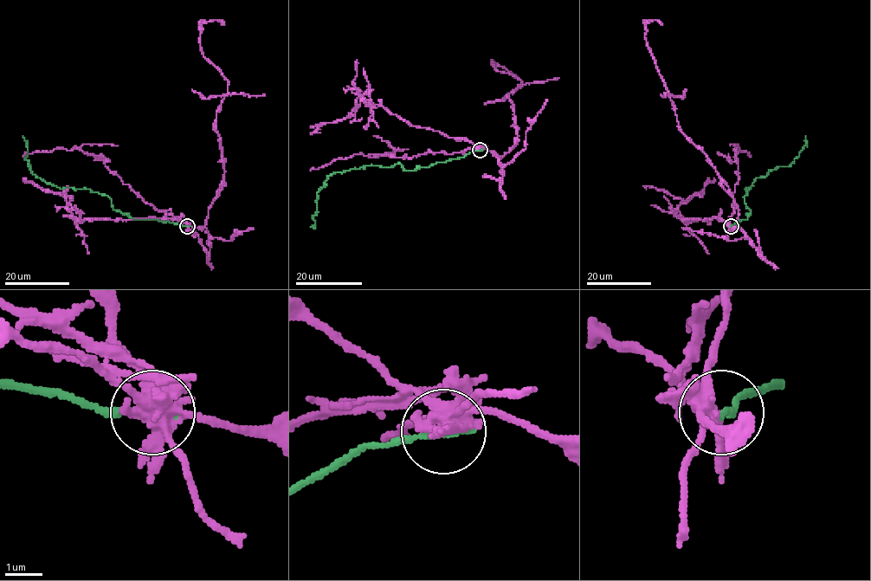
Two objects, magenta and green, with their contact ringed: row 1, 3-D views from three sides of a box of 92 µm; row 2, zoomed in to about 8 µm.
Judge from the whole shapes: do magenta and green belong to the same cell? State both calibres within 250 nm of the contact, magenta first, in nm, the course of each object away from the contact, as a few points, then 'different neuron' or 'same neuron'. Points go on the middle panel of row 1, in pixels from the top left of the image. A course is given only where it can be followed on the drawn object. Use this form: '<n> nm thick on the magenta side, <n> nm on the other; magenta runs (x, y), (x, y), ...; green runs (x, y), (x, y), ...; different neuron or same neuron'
380 nm thick on the magenta side, 200 nm on the other; magenta runs (480, 150), (500, 158), (518, 135), (507, 96), (521, 81), (499, 72), (492, 60), (518, 79); green runs (480, 150), (416, 170), (407, 171), (398, 164), (330, 174), (317, 193), (314, 226), (310, 227); different neuron

